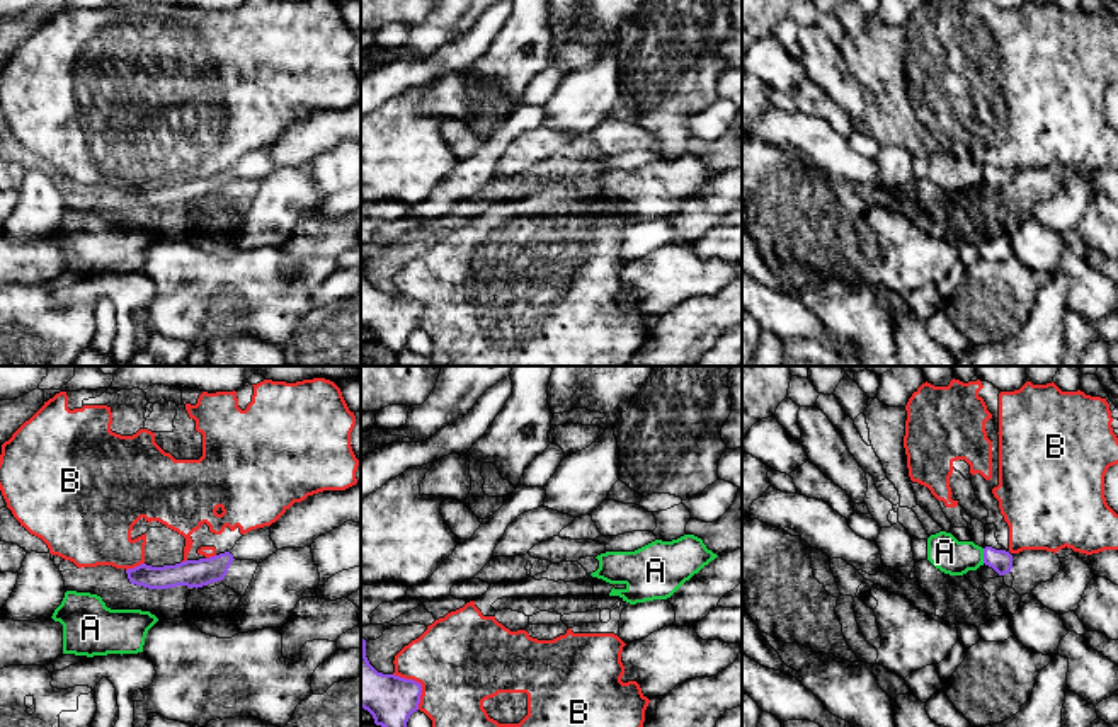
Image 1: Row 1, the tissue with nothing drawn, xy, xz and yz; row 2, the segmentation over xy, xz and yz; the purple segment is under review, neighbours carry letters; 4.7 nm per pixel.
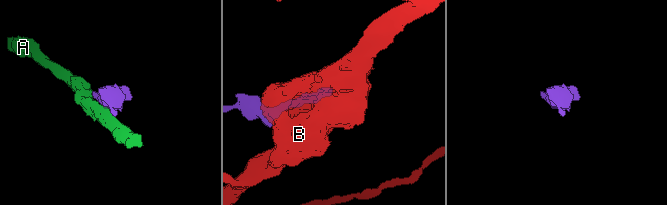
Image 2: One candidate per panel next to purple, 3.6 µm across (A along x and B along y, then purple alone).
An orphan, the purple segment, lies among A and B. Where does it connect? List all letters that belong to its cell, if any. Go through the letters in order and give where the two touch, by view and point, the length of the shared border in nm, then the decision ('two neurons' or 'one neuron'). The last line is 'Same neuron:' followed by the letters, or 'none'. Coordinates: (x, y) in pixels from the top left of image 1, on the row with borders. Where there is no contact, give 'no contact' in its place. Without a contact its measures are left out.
A: meets purple in yz at (984, 555); contact 70 nm long; two neurons
B: meets purple in xz at (419, 683); contact 220 nm long; two neurons
Same neuron: none

